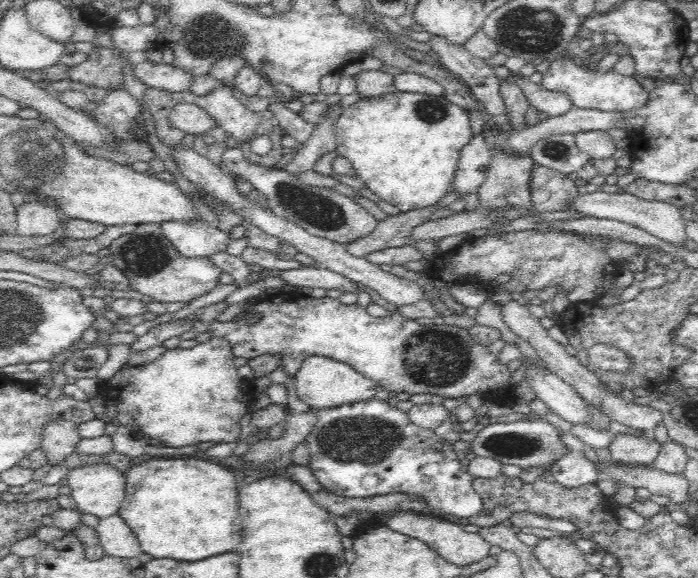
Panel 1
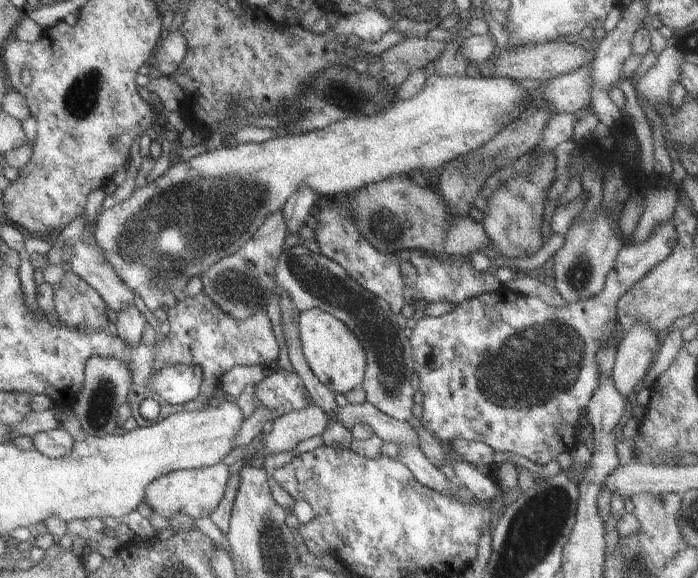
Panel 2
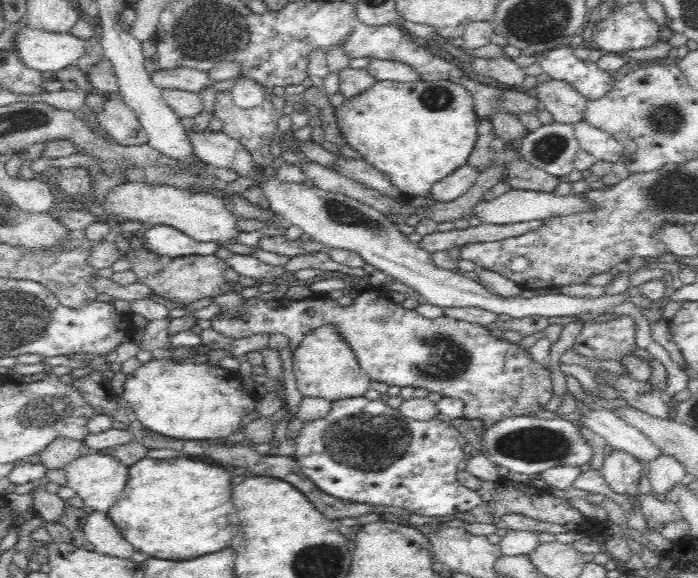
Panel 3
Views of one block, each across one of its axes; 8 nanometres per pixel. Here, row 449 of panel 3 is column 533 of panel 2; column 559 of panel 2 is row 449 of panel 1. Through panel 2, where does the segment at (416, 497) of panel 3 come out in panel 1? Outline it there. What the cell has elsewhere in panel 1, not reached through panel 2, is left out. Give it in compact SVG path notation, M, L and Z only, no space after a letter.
M374 399L366 402L356 402L354 404L344 404L344 406L328 408L326 410L318 410L316 411L314 428L303 444L306 445L306 449L309 451L311 457L311 471L316 481L318 481L328 493L334 494L335 496L347 497L348 499L370 499L371 497L383 496L391 493L412 494L413 496L425 498L425 500L430 503L430 507L436 507L445 513L456 514L456 516L464 518L477 515L480 510L482 501L480 501L480 497L476 495L473 488L476 479L474 476L469 475L468 472L460 470L463 462L458 460L453 445L440 440L431 431L418 429L418 427L410 421L410 417L404 412L400 412L396 404L392 401L384 402L379 399Z

